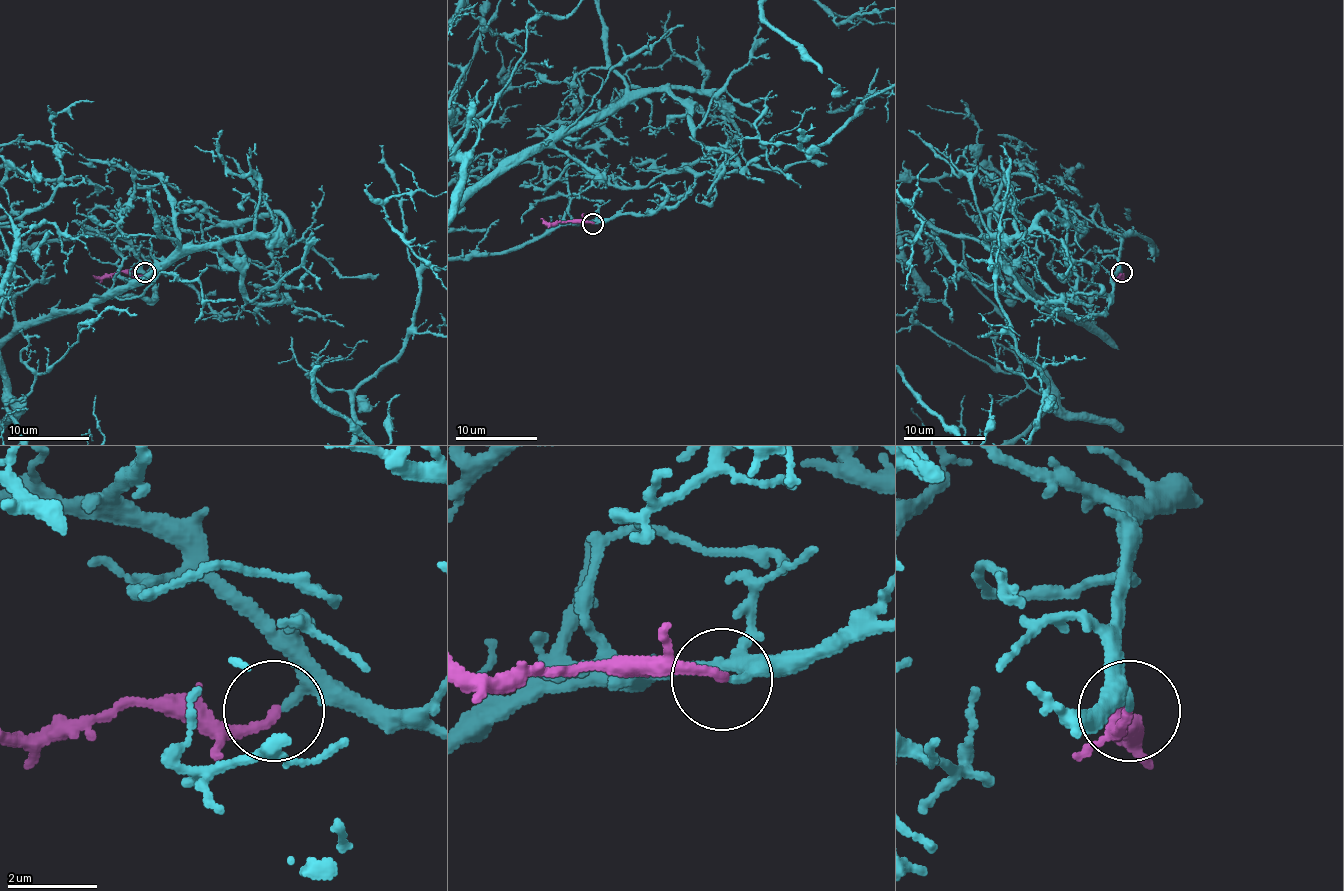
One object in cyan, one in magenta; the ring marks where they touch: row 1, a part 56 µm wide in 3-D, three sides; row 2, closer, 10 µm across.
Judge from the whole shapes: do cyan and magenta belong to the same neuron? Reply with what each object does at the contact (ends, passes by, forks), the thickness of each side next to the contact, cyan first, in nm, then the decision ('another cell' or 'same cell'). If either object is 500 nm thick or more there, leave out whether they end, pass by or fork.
cyan ends there; magenta ends there; 220 nm thick on the cyan side, 220 nm on the other; same cell

